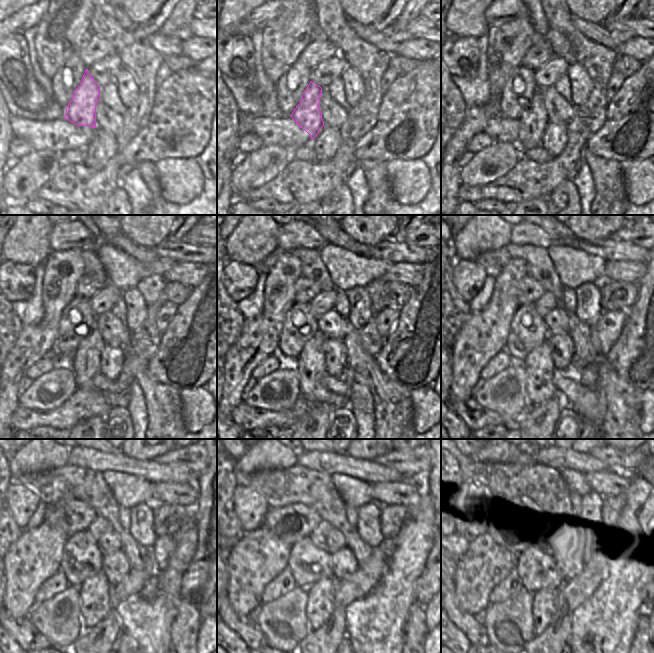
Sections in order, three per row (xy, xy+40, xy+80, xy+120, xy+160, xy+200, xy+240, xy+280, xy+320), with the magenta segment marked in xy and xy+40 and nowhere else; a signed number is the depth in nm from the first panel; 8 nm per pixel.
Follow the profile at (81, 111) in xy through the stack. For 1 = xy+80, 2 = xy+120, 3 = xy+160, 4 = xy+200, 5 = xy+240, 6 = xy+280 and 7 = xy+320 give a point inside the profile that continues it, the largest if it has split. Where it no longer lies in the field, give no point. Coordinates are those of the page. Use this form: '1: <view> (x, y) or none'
1: xy+80 (534, 119)
2: xy+120 (85, 363)
3: xy+160 (310, 365)
4: xy+200 (539, 367)
5: xy+240 (95, 602)
6: xy+280 (320, 594)
7: xy+320 (544, 603)

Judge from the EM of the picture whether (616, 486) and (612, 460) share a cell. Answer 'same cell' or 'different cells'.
different cells

